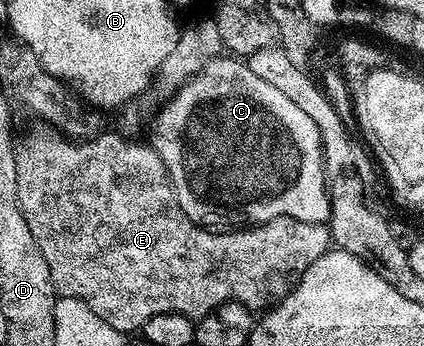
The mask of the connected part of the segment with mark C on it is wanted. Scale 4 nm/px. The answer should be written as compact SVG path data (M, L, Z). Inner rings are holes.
M241 58L209 59L204 65L204 69L195 73L181 89L169 96L159 107L162 108L159 109L158 116L154 119L152 146L160 157L160 161L164 161L166 172L170 174L170 183L174 186L180 209L193 223L207 229L241 229L247 224L267 223L280 217L292 217L296 221L312 221L313 223L326 223L329 220L330 196L322 160L322 142L320 133L316 129L316 121L312 121L312 117L308 117L308 113L303 113L289 97L284 97L284 93L280 93L280 89L275 89L272 85L268 85L268 81L256 77L256 73L252 73L250 66Z

